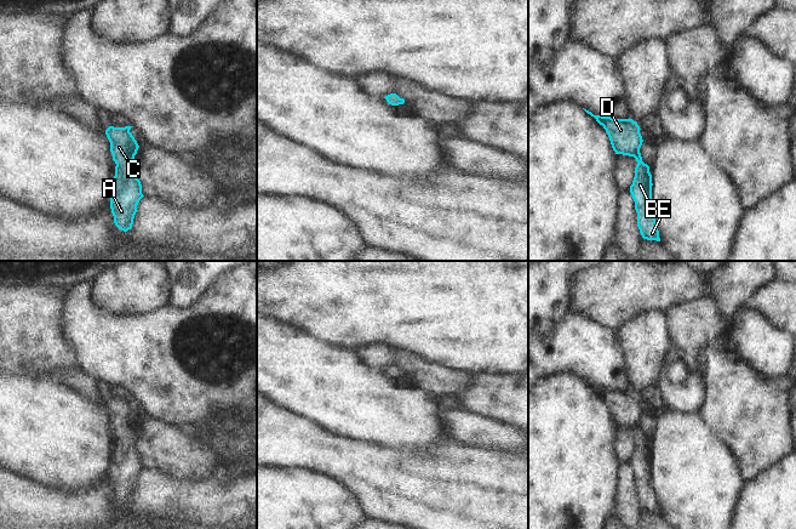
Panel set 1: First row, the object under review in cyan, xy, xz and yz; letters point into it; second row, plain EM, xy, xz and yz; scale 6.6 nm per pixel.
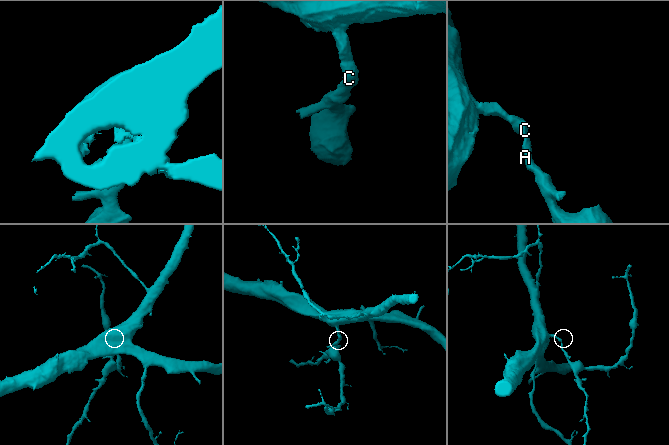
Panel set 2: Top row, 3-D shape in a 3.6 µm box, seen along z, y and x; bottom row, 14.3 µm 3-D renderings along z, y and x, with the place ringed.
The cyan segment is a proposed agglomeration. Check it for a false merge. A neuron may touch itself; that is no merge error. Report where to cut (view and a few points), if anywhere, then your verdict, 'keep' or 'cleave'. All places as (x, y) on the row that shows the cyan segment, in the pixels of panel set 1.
no cut | keep

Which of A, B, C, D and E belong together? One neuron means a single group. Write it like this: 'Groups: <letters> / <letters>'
Groups: A B C D E.

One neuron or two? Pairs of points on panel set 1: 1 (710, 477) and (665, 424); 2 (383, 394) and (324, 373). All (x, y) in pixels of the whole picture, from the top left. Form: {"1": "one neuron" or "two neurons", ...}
{"1": "one neuron", "2": "one neuron"}

